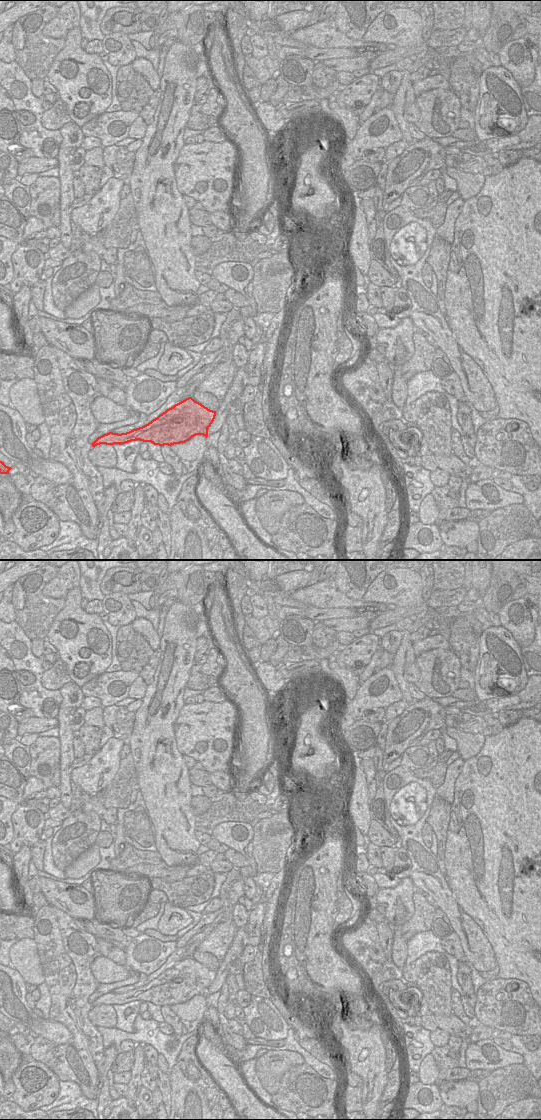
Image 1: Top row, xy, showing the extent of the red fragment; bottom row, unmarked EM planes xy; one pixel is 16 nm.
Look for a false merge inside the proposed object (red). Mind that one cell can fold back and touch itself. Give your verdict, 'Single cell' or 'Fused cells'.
Single cell

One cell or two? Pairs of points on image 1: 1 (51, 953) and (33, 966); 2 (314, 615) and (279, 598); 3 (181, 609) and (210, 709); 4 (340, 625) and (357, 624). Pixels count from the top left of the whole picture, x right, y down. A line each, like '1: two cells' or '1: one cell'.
1: two cells
2: one cell
3: two cells
4: one cell

